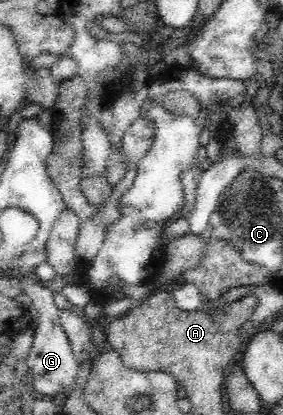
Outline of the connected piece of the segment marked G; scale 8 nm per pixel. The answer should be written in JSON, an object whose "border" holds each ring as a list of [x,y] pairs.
{"border":[[[30,272],[21,277],[21,291],[28,295],[31,307],[40,314],[39,322],[34,326],[33,344],[25,362],[28,365],[29,386],[41,393],[44,397],[52,398],[58,393],[70,394],[75,389],[77,373],[79,373],[78,360],[72,355],[72,346],[66,332],[60,323],[62,310],[58,309],[54,302],[54,294],[48,287],[44,287],[41,281]]]}

